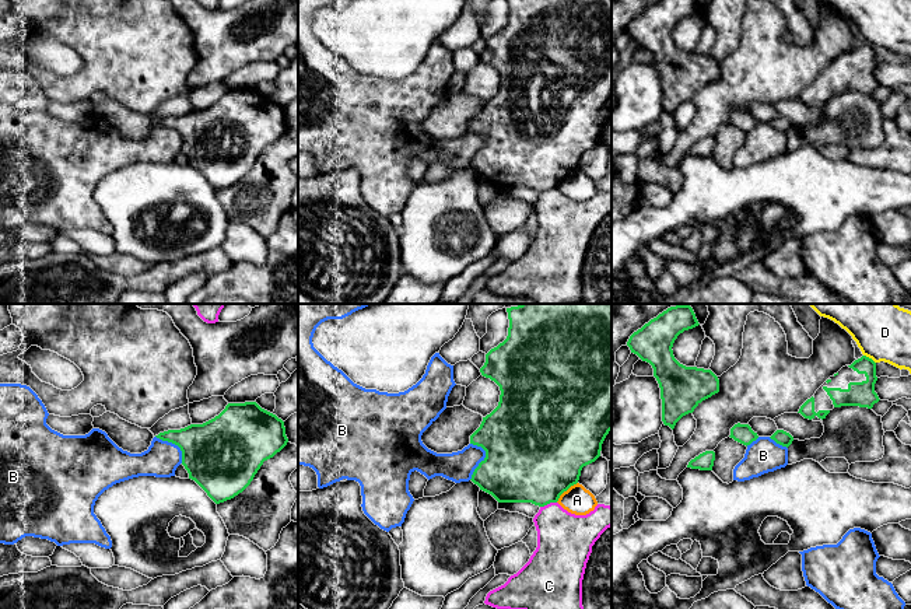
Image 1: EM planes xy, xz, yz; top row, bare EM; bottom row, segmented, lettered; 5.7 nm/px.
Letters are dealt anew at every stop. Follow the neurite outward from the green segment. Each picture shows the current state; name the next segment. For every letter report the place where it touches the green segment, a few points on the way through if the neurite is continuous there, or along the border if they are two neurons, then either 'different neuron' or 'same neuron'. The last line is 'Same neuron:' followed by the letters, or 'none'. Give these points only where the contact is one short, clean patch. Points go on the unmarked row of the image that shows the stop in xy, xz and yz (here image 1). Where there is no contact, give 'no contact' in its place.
A: contact xz (566, 177); border xz (577, 168), (556, 188); different neuron
B: contact xz (484, 146); border xz (472, 129), (484, 137), (484, 144), (469, 165); different neuron
C: contact xz (547, 189); border xz (556, 188), (540, 193); different neuron
D: contact yz (868, 44); border yz (864, 41), (875, 49); different neuron
Same neuron: none

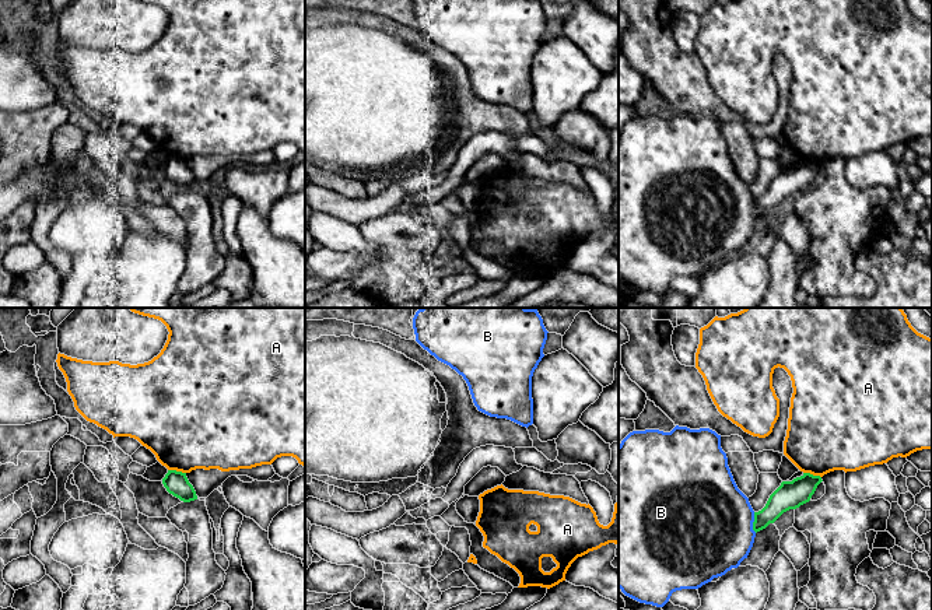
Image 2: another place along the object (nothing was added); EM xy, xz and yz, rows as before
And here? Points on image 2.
A: contact xy (175, 157); border xy (168, 155), (185, 160); different neuron
B: contact yz (753, 209); different neuron
Same neuron: none

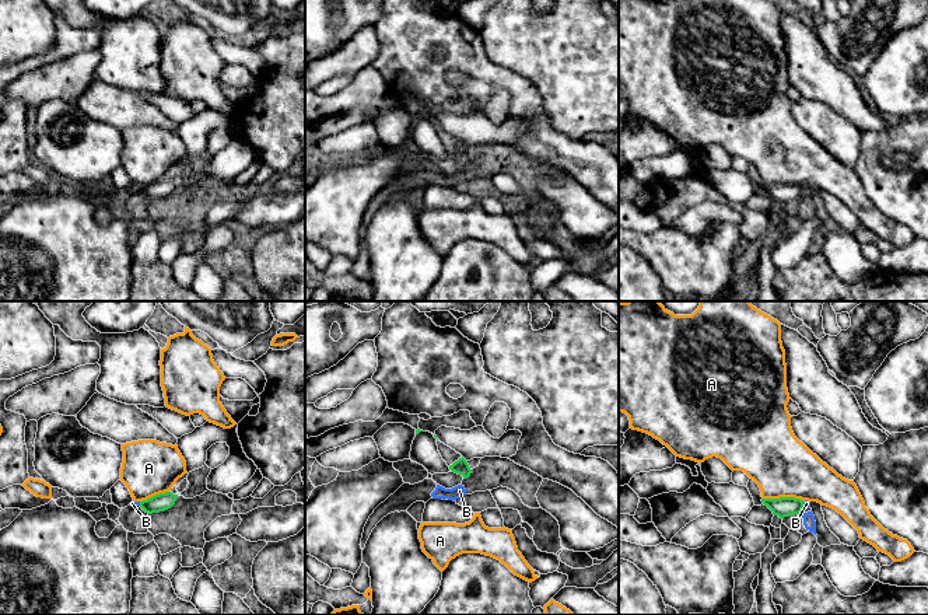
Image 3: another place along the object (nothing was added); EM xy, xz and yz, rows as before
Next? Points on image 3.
A: contact yz (784, 184); different neuron
B: contact yz (802, 191); border yz (802, 188), (804, 192); different neuron
Same neuron: none

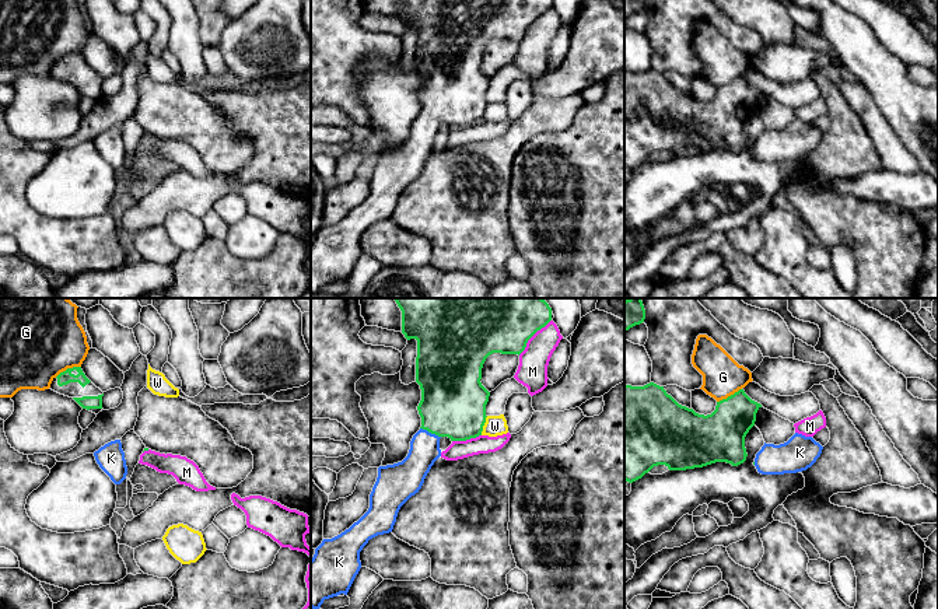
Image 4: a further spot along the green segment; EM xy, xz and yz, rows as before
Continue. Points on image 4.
G: contact xy (67, 55); different neuron
K: contact xz (430, 118); way xz (452, 91), (430, 118), (424, 136); same neuron
M: contact xz (532, 21); different neuron
W: contact xz (483, 111); border xz (487, 102), (480, 121); different neuron
Same neuron: K

